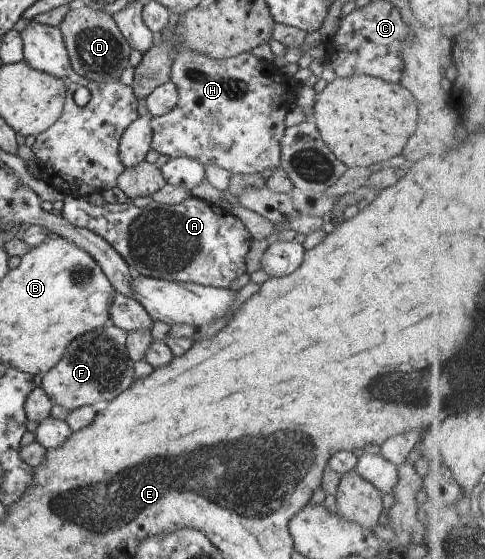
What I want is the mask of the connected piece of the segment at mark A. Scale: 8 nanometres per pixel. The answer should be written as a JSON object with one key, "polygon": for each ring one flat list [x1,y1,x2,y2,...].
{"polygon":[[66,192,61,210,72,225,91,230,112,244,112,247,126,260,131,271,143,276,181,281,200,285,213,285,227,289,232,280,245,273,245,256,253,241,247,227,231,212,187,193,183,204,174,207,161,206,155,202,139,208,131,203,106,203,103,206,91,205,79,194]]}

